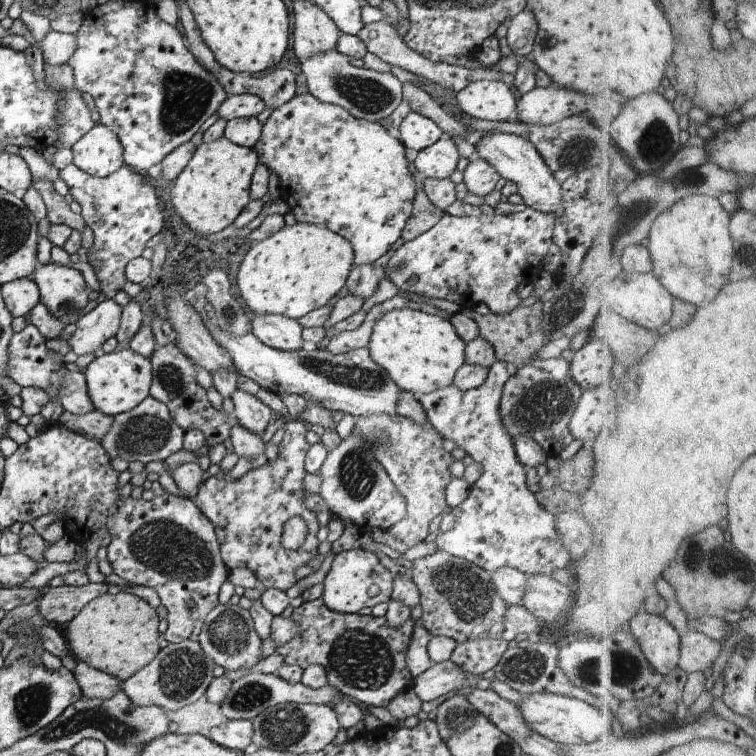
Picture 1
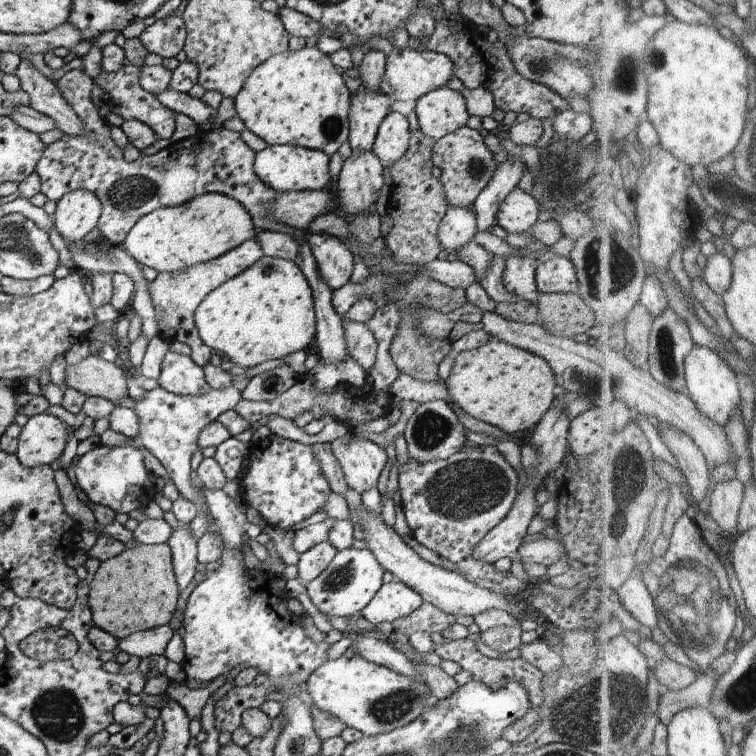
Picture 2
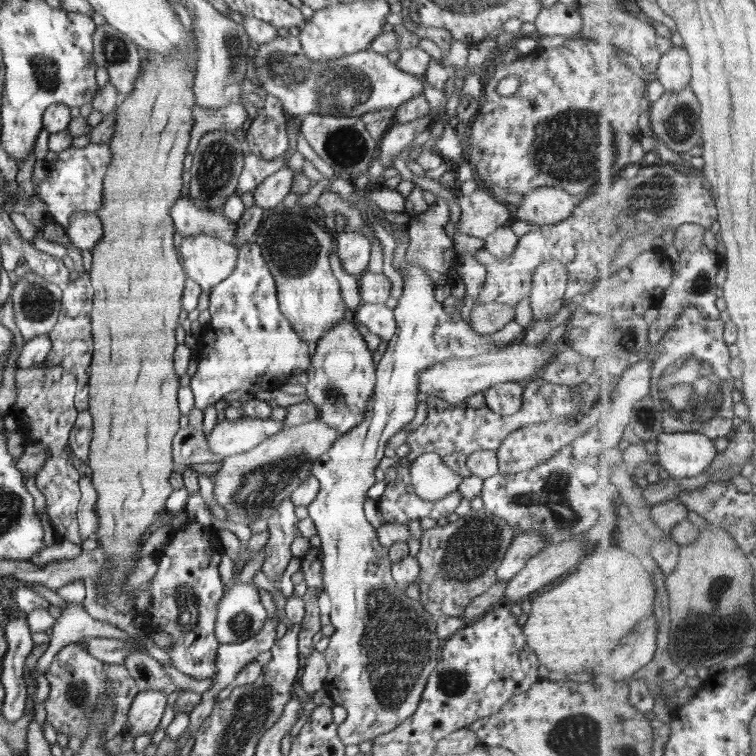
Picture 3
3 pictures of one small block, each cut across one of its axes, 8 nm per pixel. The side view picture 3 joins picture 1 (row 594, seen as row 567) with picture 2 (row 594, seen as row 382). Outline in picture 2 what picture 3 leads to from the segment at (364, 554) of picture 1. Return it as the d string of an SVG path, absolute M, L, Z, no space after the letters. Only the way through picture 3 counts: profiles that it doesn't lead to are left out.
M394 579L378 590L372 601L362 610L362 614L372 624L392 623L412 614L423 602L414 590Z

